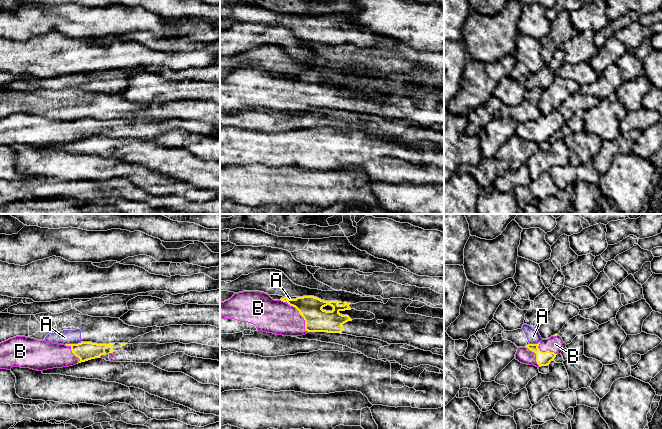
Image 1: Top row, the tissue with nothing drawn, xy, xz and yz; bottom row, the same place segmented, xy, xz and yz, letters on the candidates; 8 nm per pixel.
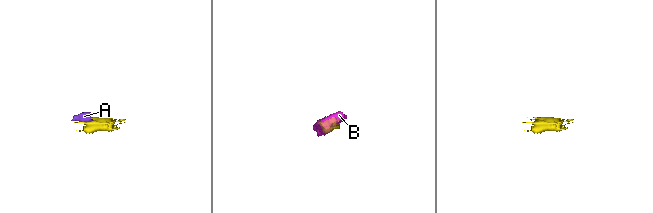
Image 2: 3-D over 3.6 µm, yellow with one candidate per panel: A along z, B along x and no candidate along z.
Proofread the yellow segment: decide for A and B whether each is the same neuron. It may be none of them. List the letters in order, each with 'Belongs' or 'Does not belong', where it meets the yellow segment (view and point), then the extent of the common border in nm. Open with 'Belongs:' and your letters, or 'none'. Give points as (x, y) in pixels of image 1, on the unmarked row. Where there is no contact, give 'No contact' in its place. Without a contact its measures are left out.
Belongs: B
A: Does not belong. Touches yellow at xy (72, 120). Shared border 140 nm
B: Belongs. Touches yellow at xz (303, 93). Shared border 280 nm

